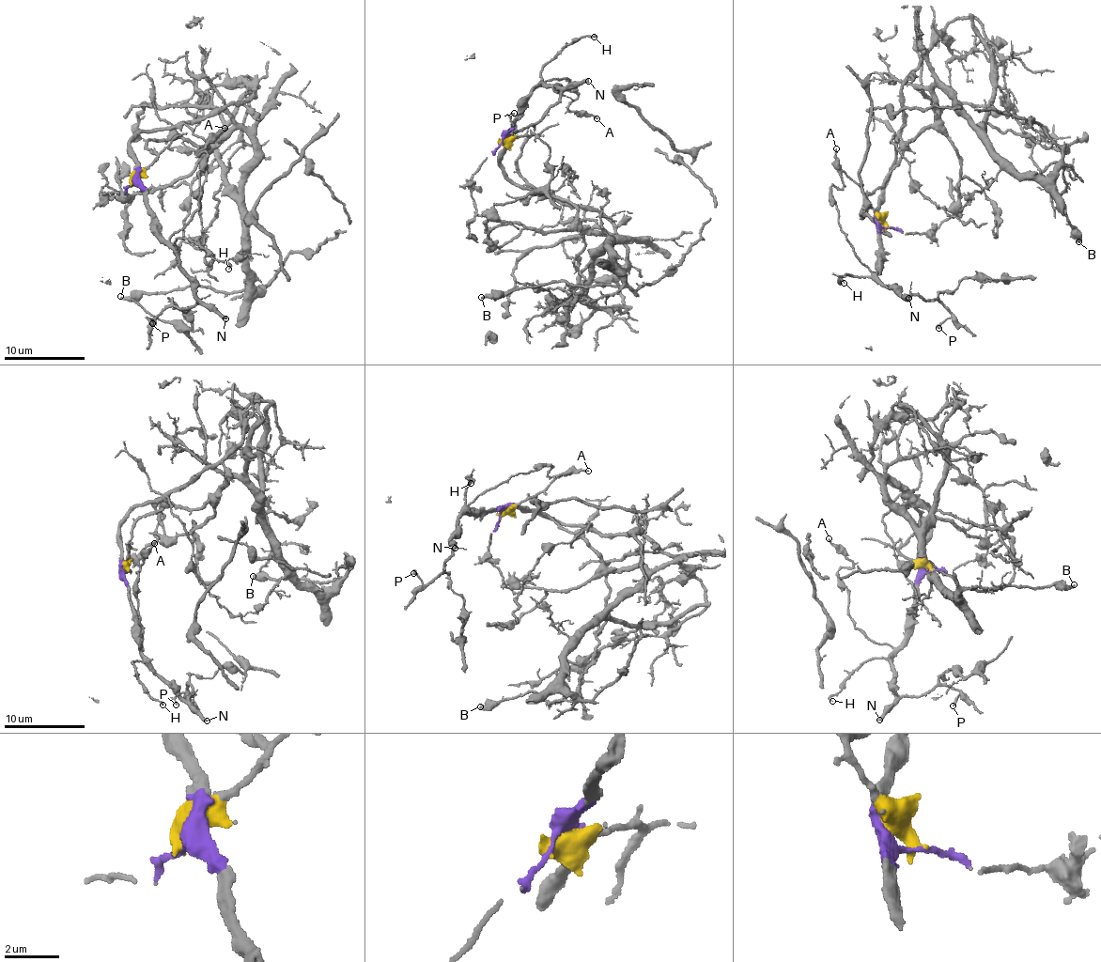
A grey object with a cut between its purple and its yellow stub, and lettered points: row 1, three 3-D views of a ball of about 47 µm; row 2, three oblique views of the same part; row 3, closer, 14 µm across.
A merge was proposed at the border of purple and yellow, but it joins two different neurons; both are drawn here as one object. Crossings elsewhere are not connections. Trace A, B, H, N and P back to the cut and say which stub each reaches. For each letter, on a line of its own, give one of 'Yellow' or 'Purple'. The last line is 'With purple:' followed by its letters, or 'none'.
A: Purple
B: Yellow
H: Purple
N: Purple
P: Purple
With purple: A, H, N, P

